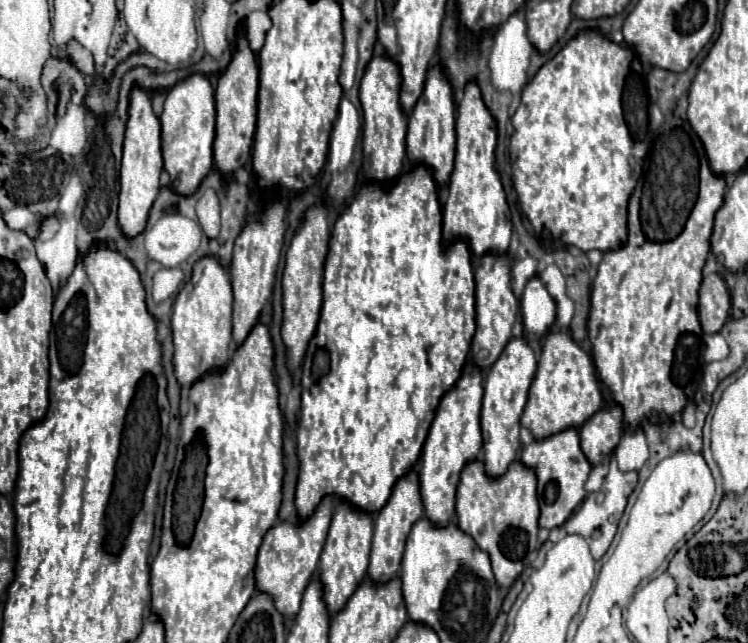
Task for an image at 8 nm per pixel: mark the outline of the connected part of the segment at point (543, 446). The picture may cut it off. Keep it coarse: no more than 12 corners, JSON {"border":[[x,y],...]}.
{"border":[[579,430],[533,440],[519,458],[539,480],[539,526],[561,526],[587,496]]}

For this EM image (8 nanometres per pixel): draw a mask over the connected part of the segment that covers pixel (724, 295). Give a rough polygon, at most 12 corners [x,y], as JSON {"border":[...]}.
{"border":[[719,274],[699,290],[699,322],[705,334],[723,328],[731,296]]}

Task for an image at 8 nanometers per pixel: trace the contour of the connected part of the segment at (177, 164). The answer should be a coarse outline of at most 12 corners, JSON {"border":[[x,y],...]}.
{"border":[[205,74],[163,102],[169,186],[193,194],[213,166],[215,96]]}

